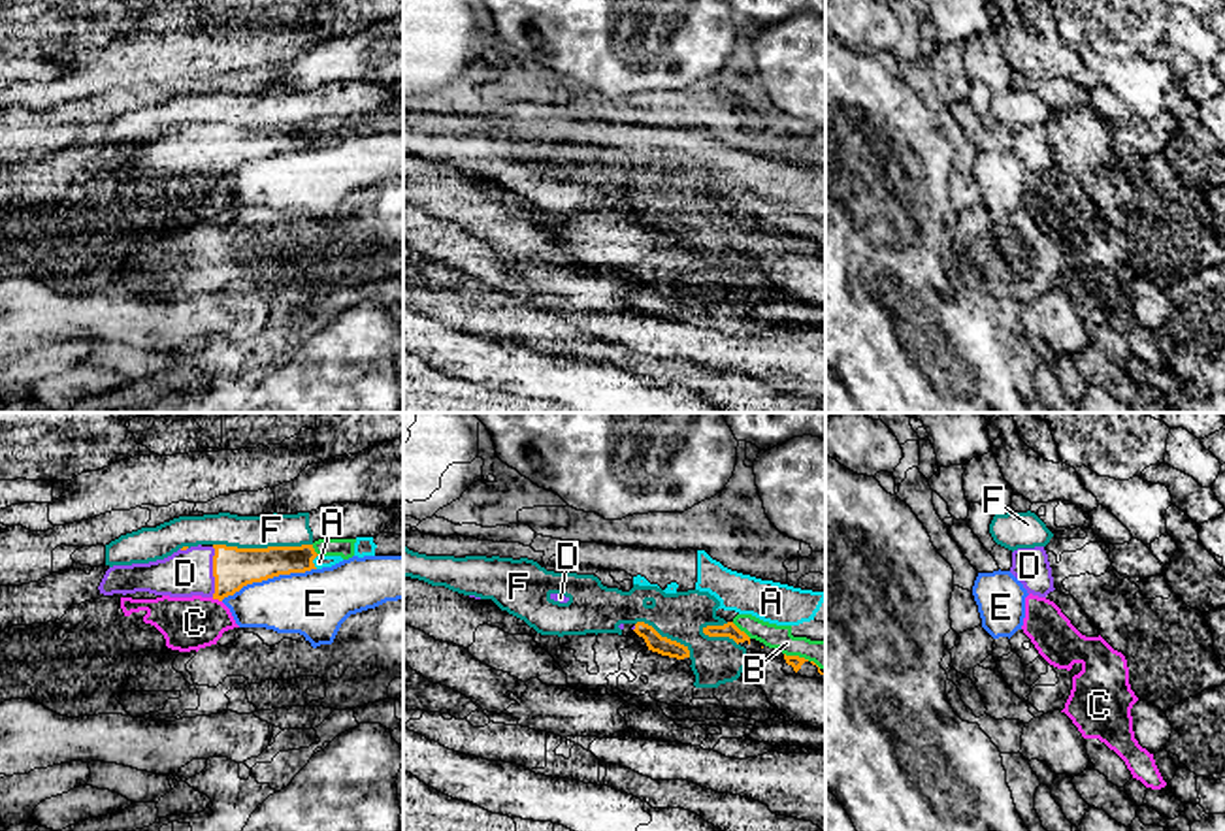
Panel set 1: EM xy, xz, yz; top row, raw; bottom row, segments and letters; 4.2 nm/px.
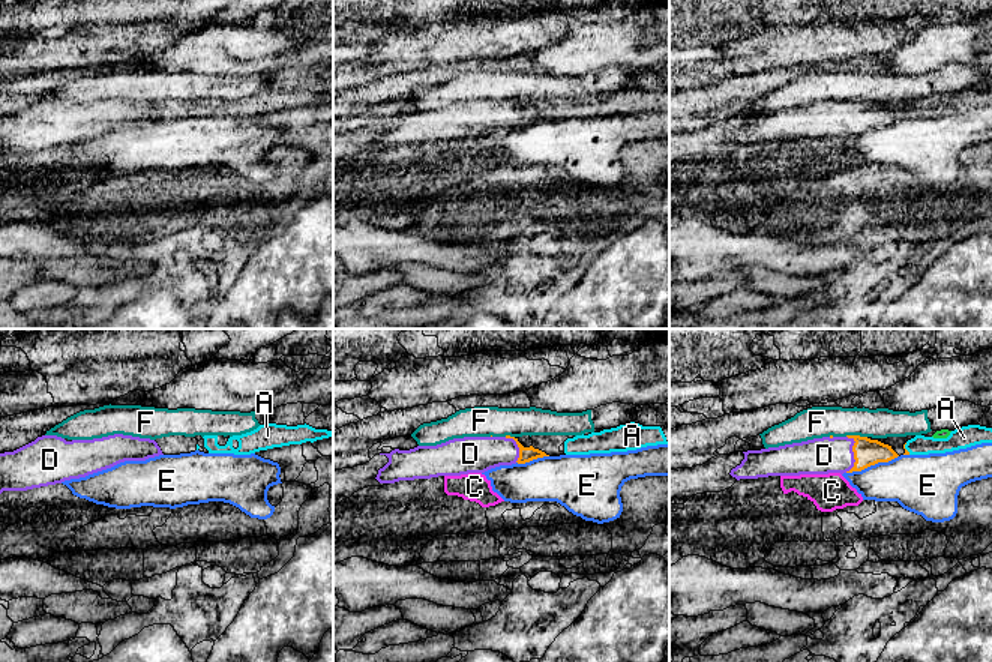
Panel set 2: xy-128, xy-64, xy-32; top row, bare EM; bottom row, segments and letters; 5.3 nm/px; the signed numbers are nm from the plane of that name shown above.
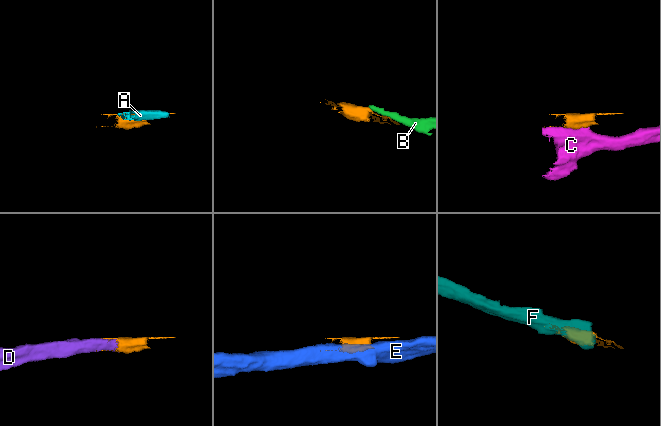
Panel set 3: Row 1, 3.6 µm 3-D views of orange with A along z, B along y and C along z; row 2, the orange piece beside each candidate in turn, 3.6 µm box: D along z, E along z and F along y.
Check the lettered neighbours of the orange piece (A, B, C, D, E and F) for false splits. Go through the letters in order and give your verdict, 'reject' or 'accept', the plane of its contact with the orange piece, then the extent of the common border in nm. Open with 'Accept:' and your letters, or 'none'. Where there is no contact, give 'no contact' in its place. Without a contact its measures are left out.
Accept: D
A: reject | xy | 60 nm
B: reject | xz | 110 nm
C: reject | xy | 50 nm
D: accept | xy | 220 nm
E: reject | xy | 440 nm
F: reject | xy | 420 nm

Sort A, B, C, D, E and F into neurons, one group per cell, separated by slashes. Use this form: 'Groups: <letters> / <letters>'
Groups: A B / C / D / E / F

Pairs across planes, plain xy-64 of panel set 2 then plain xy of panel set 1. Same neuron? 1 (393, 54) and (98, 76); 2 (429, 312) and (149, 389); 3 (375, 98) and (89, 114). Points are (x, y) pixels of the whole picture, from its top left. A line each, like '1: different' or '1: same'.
1: same
2: same
3: same

